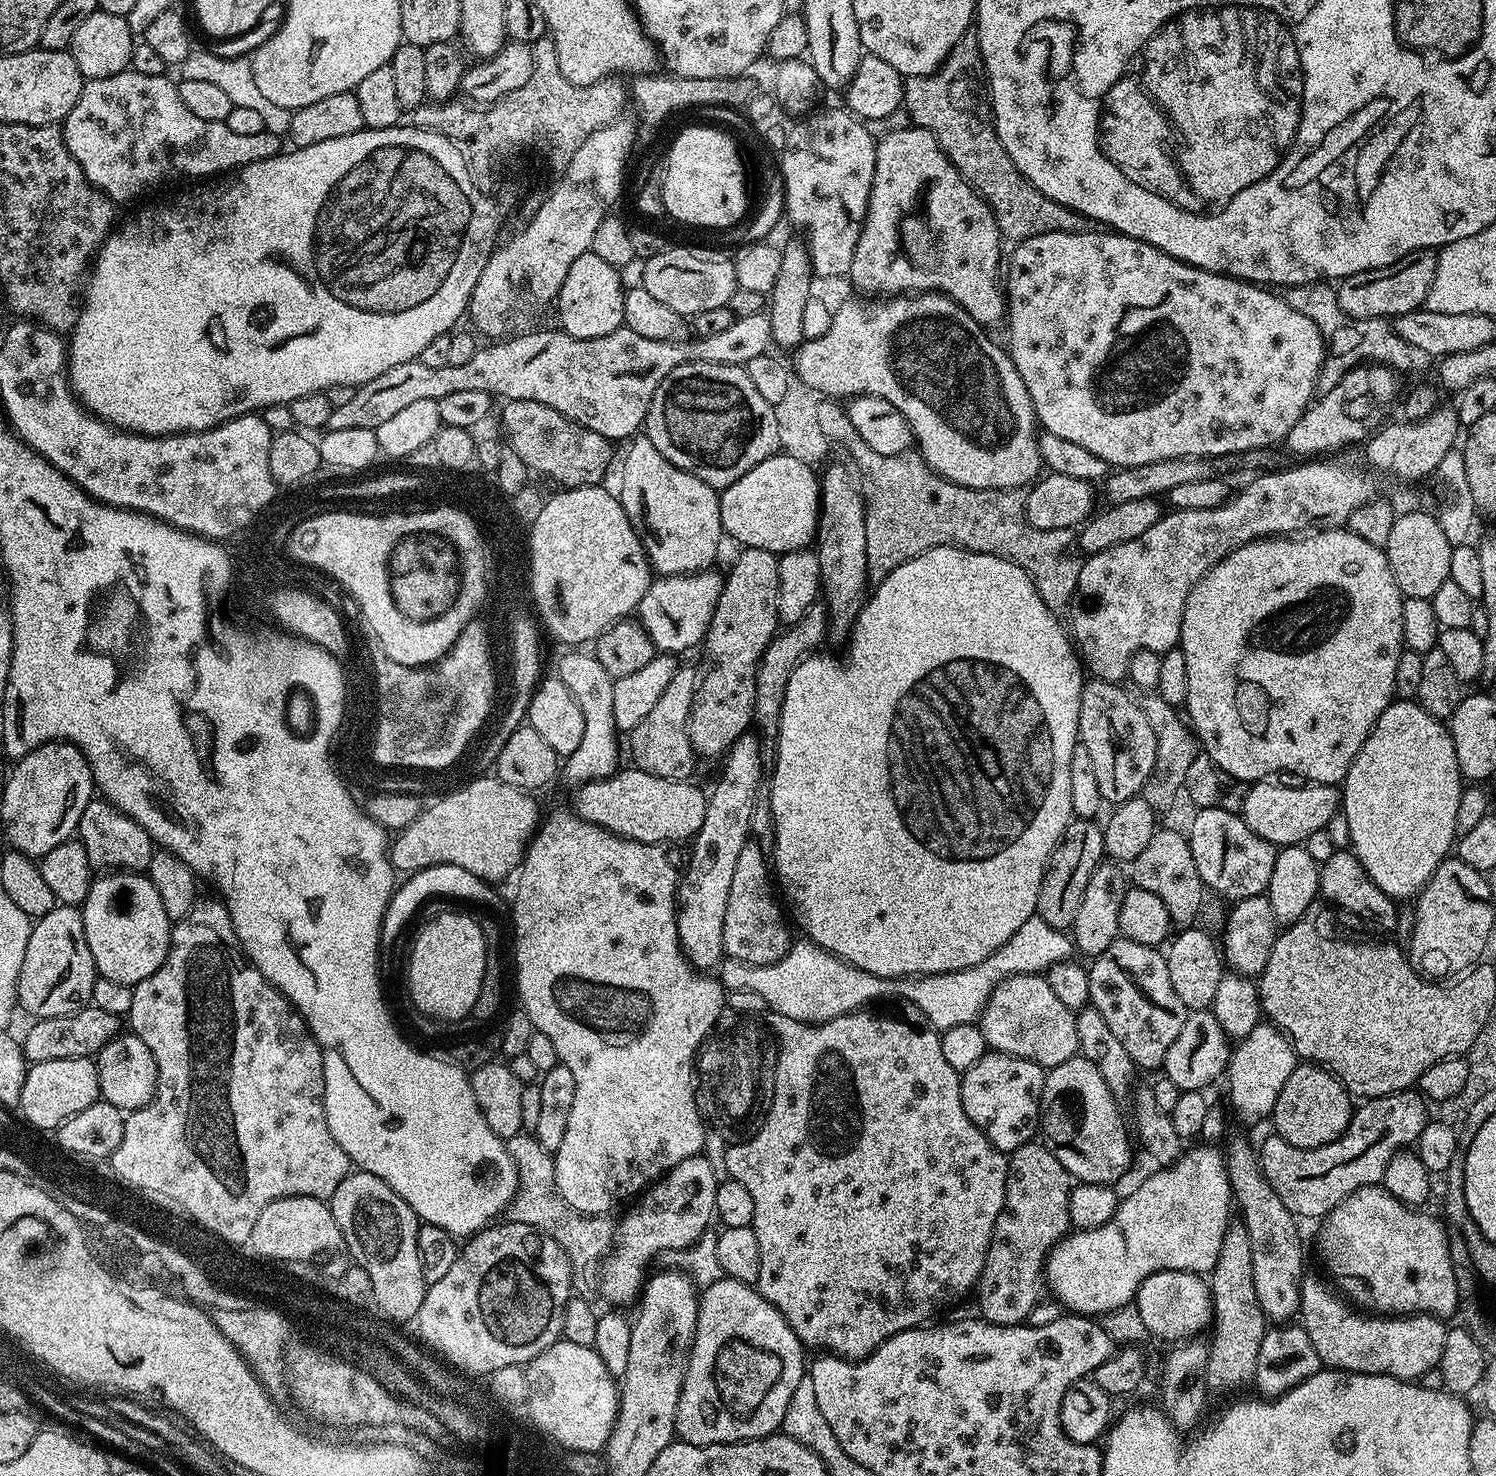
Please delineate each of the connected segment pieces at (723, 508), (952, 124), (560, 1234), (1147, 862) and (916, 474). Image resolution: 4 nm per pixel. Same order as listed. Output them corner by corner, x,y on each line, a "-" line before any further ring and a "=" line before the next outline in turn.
774,454
758,466
754,466
738,482
734,482
728,488
719,493
720,517
725,533
740,543
744,548
757,548
783,554
793,552
798,548
808,548
813,543
818,532
819,515
819,485
818,476
815,476
813,465
803,464
798,458
=
975,35
964,36
954,46
943,64
928,76
909,76
904,81
903,111
913,125
925,130
940,144
940,149
956,168
957,174
992,208
996,215
996,224
1000,228
1000,235
1005,241
1019,242
1026,238
1034,238
1038,234
1051,232
1086,232
1089,231
1090,222
1084,217
1072,212
1070,209
1046,198
1034,185
1022,175
1014,166
1014,162
1006,154
1006,150
998,142
996,130
987,119
979,120
976,117
976,80
972,75
978,72
980,52
976,49
=
521,1132
506,1142
505,1148
515,1162
517,1192
506,1212
515,1224
535,1228
543,1236
558,1242
575,1271
597,1267
615,1243
615,1219
608,1214
586,1216
569,1207
556,1188
555,1159
535,1137
=
1161,827
1152,835
1150,842
1146,842
1142,854
1131,861
1130,868
1131,883
1142,890
1150,890
1150,894
1156,894
1166,906
1177,929
1191,928
1197,923
1196,915
1206,897
1206,889
1198,874
1198,866
1194,866
1194,854
1190,854
1187,835
=
857,443
856,447
856,464
860,467
860,476
858,472
858,487
860,494
864,498
864,525
866,526
866,558
868,559
868,571
873,581
879,582
886,579
889,572
893,572
898,566
902,566
902,562
910,562
910,558
914,558
918,554
922,554
931,548
937,548
943,544
949,544
951,548
967,548
969,552
989,552
991,556
1000,556
1003,560
1009,560
1017,564
1022,570
1026,570
1028,575
1032,577
1034,586
1038,590
1038,594
1042,598
1042,602
1046,602
1046,606
1054,615
1064,618
1069,615
1072,607
1072,598
1076,595
1076,579
1080,573
1080,564
1072,556
1067,556
1068,547
1073,547
1074,532
1073,529
1063,528
1062,530
1038,530
1034,526
1030,526
1024,517
1024,497
1025,493
1020,490
978,490
977,488
967,488
961,484
950,482
946,478
942,478
938,473
933,472
923,459
916,454
905,454
903,456
883,456
874,450
870,450
870,446

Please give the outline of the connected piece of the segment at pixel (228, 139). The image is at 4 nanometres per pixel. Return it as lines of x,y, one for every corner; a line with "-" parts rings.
125,70
110,78
84,81
78,102
74,102
70,114
62,121
62,135
69,154
83,170
84,179
97,192
104,193
117,205
128,204
163,184
232,174
248,164
281,155
281,137
277,133
265,130
262,134
234,134
224,122
202,122
202,118
190,114
182,103
177,81
168,79
167,75
151,76

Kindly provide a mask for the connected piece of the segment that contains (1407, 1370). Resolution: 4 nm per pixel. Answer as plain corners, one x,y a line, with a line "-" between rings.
1308,1275
1300,1281
1298,1324
1310,1346
1314,1346
1321,1365
1337,1372
1392,1376
1405,1382
1419,1381
1419,1376
1439,1365
1446,1328
1437,1317
1392,1314
1385,1318
1380,1314
1365,1314
1329,1288

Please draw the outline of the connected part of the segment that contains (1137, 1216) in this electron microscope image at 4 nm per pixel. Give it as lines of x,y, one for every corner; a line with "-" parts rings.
1216,1146
1208,1152
1208,1156
1212,1160
1200,1160
1204,1156
1204,1152
1200,1148
1192,1148
1181,1154
1180,1157
1175,1160
1173,1164
1161,1167
1156,1170
1153,1176
1148,1176
1128,1197
1121,1199
1116,1206
1116,1216
1112,1219
1110,1224
1107,1224
1105,1228
1095,1228
1089,1232
1083,1230
1073,1231
1071,1234
1064,1237
1059,1244
1053,1248
1052,1253
1048,1255
1048,1262
1046,1265
1046,1288
1050,1293
1053,1292
1056,1295
1056,1300
1060,1304
1065,1304
1069,1313
1086,1316
1089,1318
1100,1318
1105,1314
1111,1314
1117,1310
1123,1309
1125,1306
1133,1303
1135,1294
1140,1288
1140,1283
1150,1274
1155,1272
1165,1272
1166,1270
1174,1270
1175,1272
1194,1272
1197,1274
1211,1273
1212,1267
1218,1262
1218,1250
1222,1250
1222,1238
1224,1232
1228,1228
1230,1223
1230,1217
1228,1217
1228,1204
1230,1208
1230,1189
1228,1186
1227,1175
1221,1169
1225,1167
1226,1160
1220,1152
1216,1149

